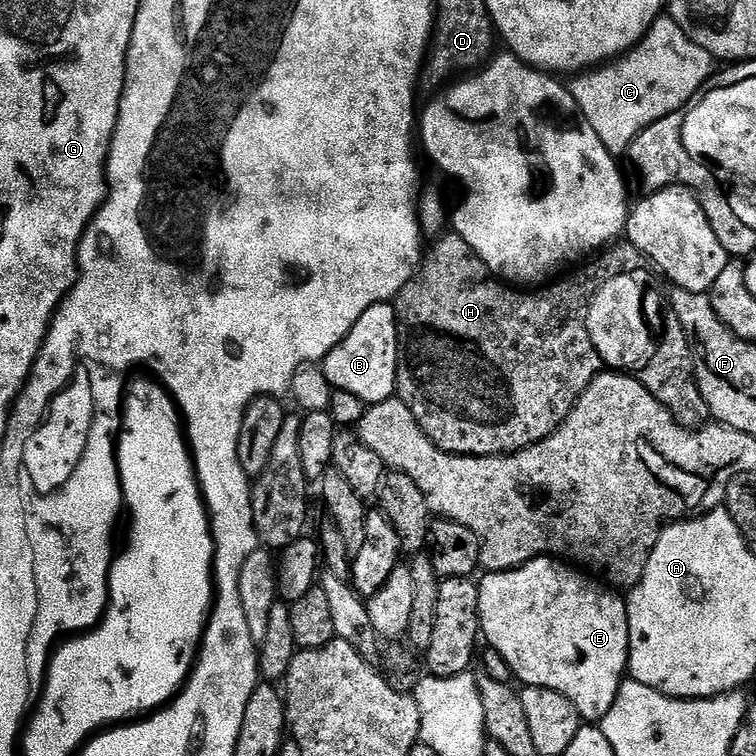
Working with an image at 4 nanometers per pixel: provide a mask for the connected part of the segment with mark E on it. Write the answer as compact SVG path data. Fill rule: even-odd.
M539 556L517 568L505 572L490 572L479 577L480 585L480 630L487 647L492 648L510 666L513 677L521 680L521 685L530 688L545 688L554 690L566 698L570 698L572 705L578 710L581 721L599 722L606 714L610 714L610 706L614 706L614 698L618 698L620 685L626 679L628 672L628 647L630 646L630 626L628 625L628 605L623 595L617 594L611 587L605 586L599 579L585 574L579 567L565 562L560 558Z

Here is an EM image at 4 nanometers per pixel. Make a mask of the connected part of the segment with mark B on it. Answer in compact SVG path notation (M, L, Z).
M391 303L375 304L354 322L350 334L330 350L322 362L326 378L335 390L354 394L364 405L386 402L396 396L396 371L398 370L398 330L396 309Z

